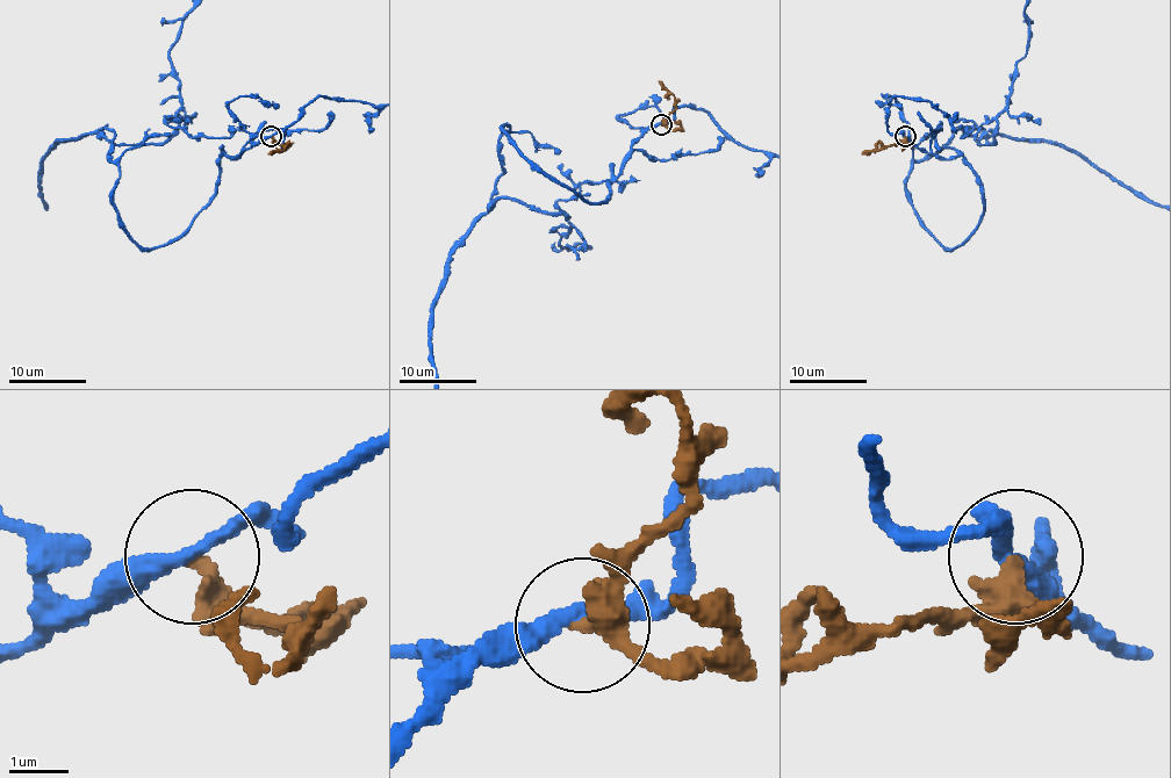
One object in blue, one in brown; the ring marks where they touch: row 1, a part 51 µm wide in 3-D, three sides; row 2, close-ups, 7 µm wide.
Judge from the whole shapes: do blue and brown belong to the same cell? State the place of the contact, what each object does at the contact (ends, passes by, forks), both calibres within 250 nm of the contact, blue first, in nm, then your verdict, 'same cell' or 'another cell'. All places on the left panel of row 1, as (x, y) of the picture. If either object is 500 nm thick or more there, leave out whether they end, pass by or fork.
at (271, 136); blue passes by; brown passes by; 280 nm thick on the blue side, 280 nm on the other; another cell

